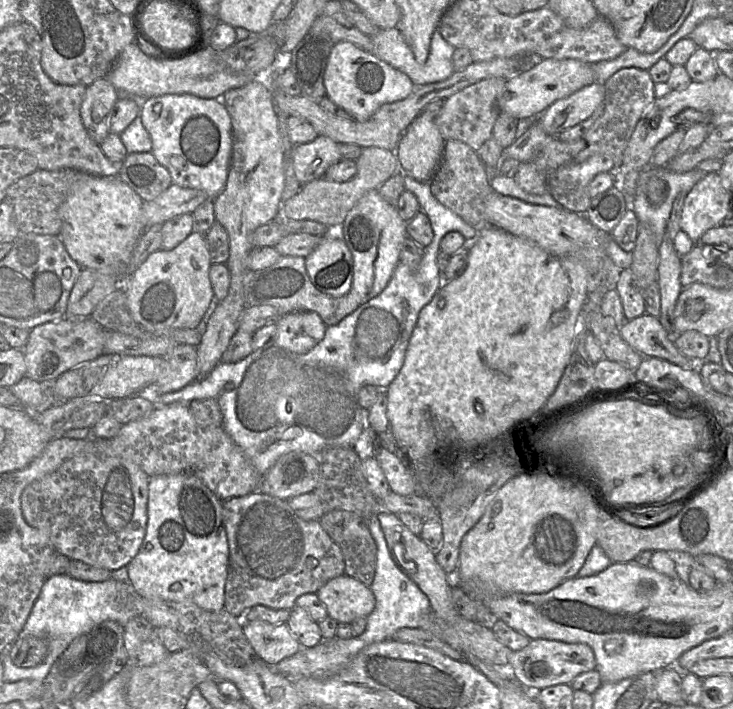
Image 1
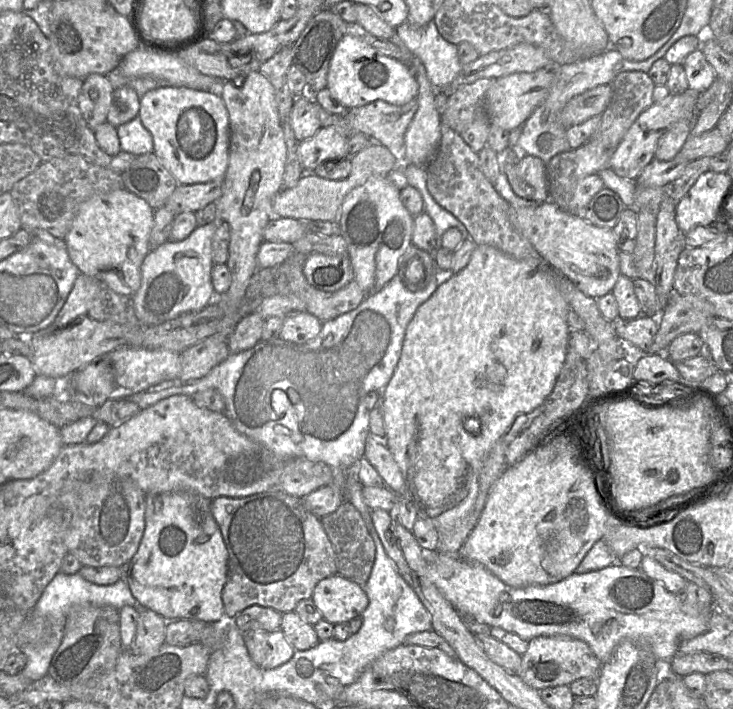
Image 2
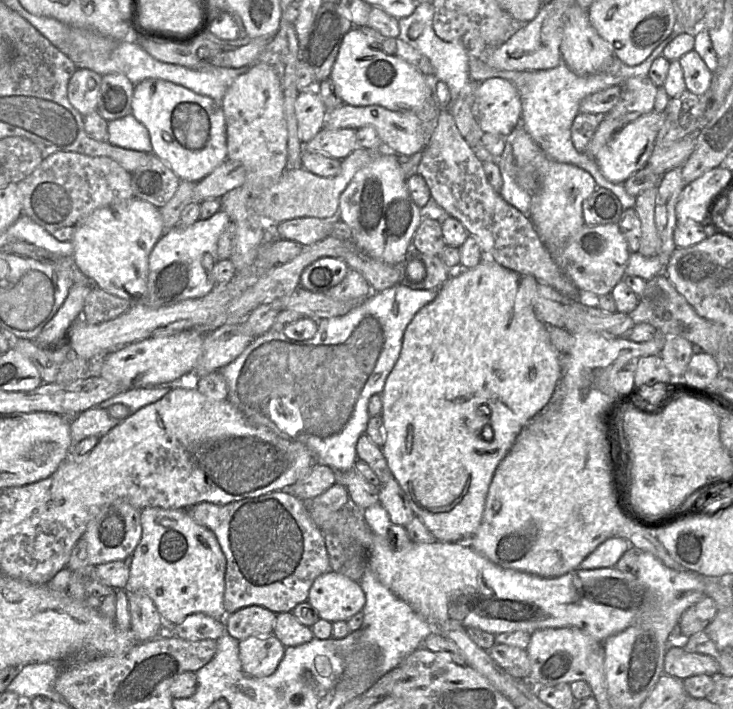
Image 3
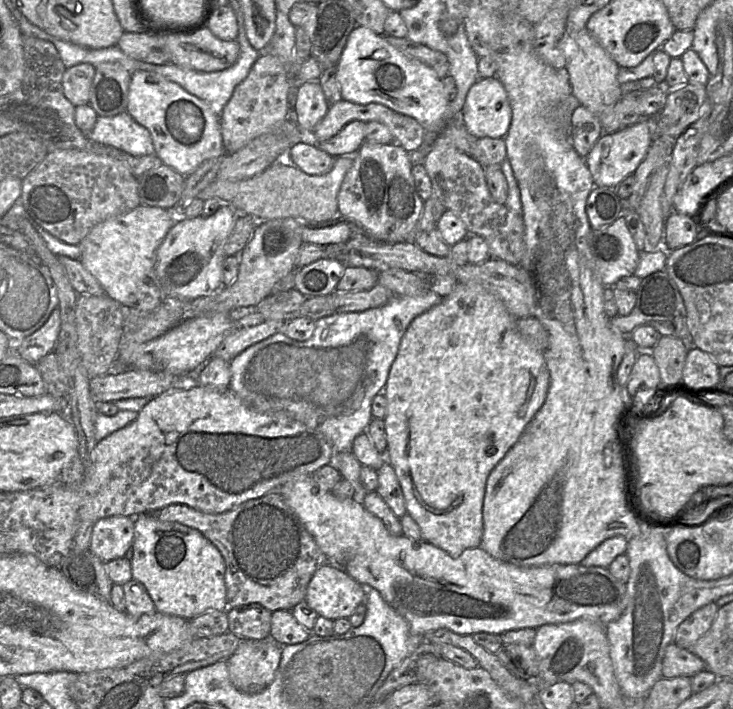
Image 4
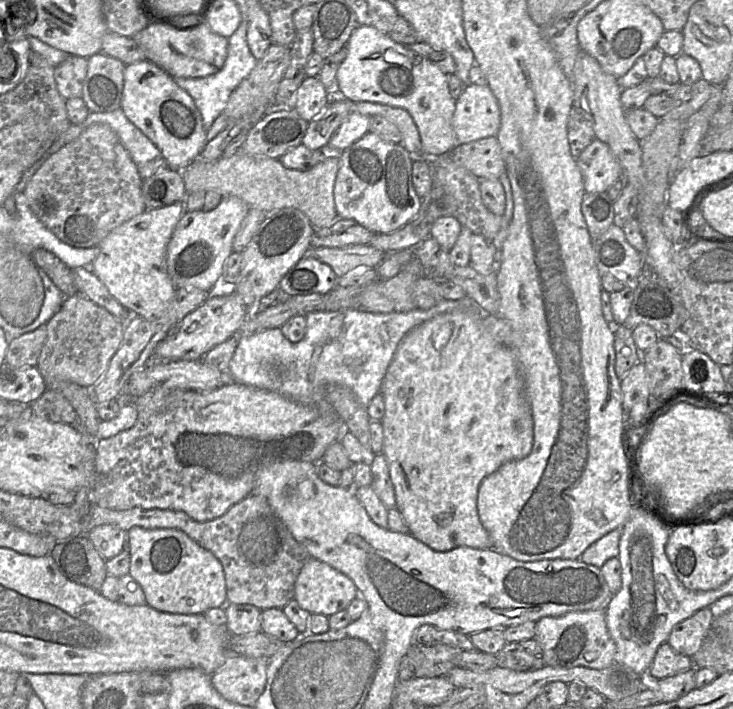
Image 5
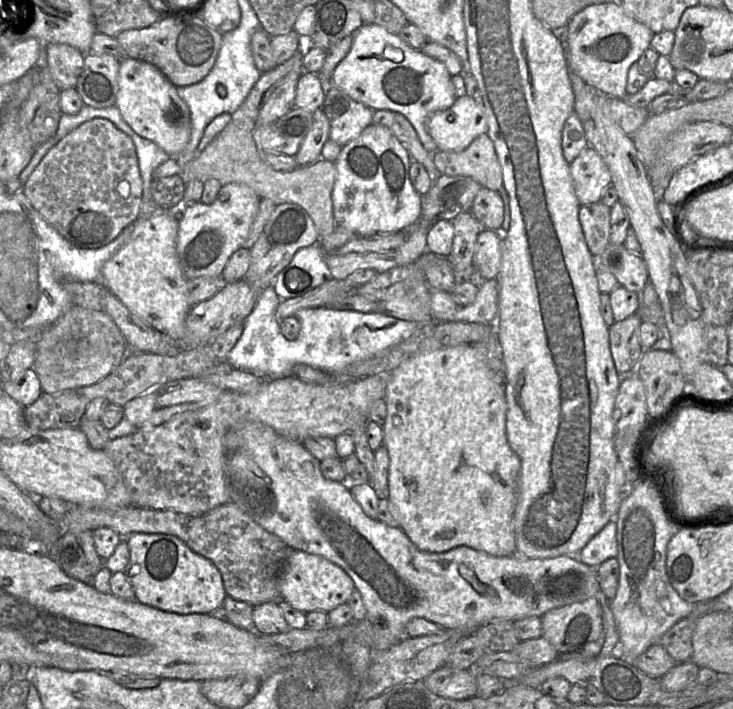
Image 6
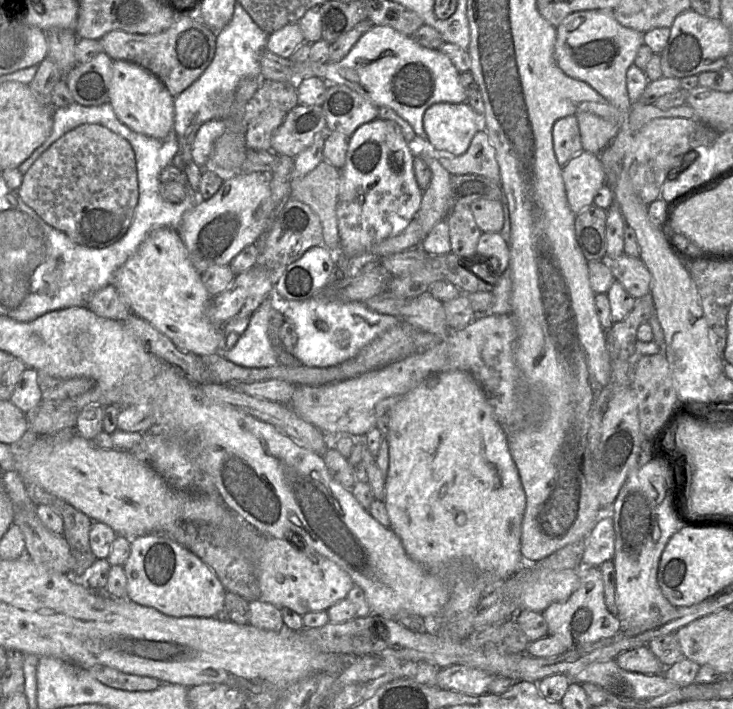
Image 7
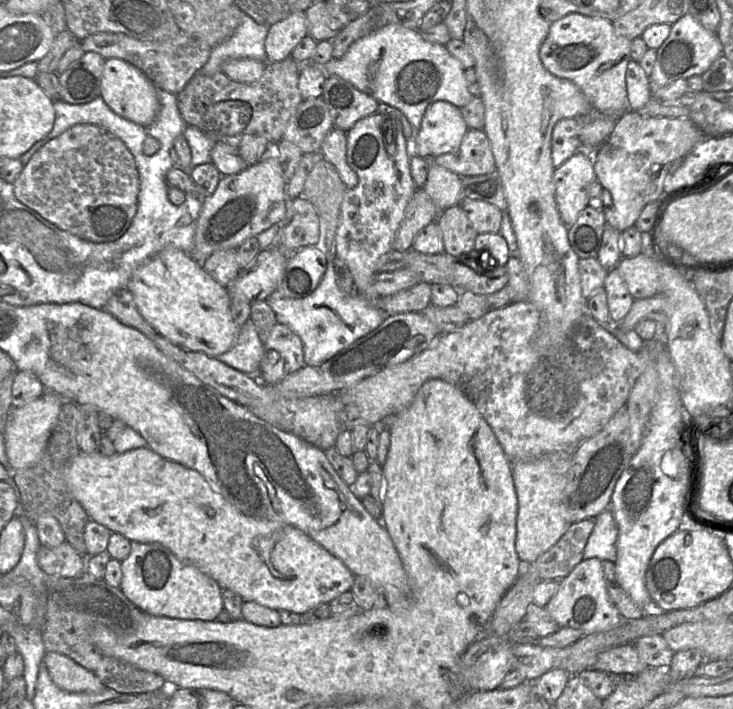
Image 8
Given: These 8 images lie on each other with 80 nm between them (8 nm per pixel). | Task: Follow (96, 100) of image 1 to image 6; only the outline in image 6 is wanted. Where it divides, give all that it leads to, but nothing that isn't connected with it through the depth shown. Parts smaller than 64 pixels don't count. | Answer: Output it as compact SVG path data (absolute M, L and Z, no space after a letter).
M59 43L46 44L47 66L60 90L75 88L84 66L84 54L76 48Z

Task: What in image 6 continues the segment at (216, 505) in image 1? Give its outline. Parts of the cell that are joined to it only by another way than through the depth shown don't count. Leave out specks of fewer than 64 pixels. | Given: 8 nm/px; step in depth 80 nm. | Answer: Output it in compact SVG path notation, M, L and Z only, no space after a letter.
M132 533L126 538L130 559L125 569L135 600L157 609L187 614L210 614L223 607L227 596L219 569L173 535Z

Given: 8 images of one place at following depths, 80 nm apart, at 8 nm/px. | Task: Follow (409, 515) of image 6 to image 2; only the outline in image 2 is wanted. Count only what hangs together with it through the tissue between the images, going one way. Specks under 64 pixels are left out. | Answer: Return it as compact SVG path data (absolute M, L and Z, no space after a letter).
M476 245L468 265L456 273L444 274L431 297L416 310L409 322L401 356L393 376L381 392L381 403L386 429L385 444L397 462L408 493L419 517L432 522L439 534L449 532L473 508L479 491L480 469L494 444L509 430L515 419L540 406L552 392L564 365L569 333L570 306L557 285L557 273L545 267L540 260L513 258L489 245Z

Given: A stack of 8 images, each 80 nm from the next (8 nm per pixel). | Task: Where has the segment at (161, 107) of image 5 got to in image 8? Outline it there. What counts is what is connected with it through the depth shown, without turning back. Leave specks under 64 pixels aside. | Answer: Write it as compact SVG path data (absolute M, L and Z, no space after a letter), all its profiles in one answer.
M117 58L106 59L101 77L100 97L119 116L136 124L151 124L160 109L156 90L155 84L132 64Z

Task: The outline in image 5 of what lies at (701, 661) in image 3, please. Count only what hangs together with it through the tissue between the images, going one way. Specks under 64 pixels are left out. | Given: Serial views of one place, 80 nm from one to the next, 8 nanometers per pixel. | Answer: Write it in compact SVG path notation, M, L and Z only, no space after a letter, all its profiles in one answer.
M665 642L657 649L646 679L659 680L693 667L695 667L695 664L692 657L677 652Z

